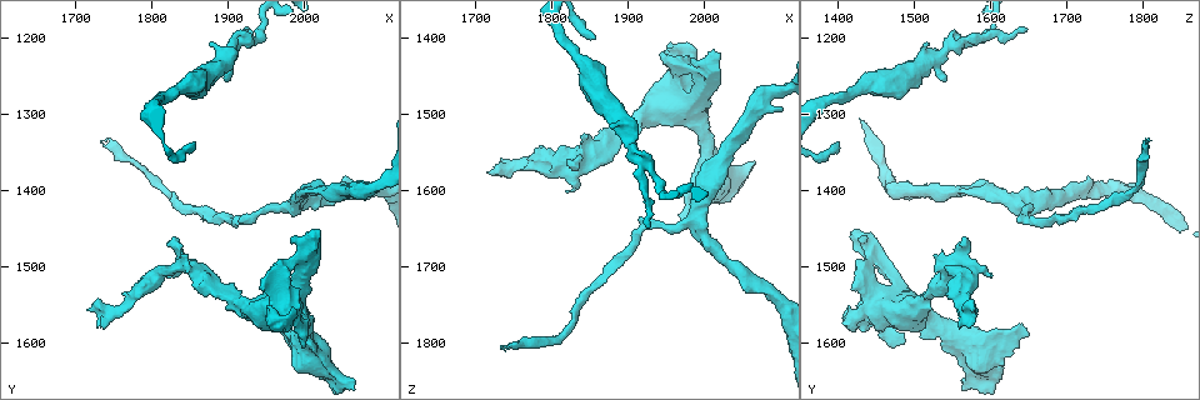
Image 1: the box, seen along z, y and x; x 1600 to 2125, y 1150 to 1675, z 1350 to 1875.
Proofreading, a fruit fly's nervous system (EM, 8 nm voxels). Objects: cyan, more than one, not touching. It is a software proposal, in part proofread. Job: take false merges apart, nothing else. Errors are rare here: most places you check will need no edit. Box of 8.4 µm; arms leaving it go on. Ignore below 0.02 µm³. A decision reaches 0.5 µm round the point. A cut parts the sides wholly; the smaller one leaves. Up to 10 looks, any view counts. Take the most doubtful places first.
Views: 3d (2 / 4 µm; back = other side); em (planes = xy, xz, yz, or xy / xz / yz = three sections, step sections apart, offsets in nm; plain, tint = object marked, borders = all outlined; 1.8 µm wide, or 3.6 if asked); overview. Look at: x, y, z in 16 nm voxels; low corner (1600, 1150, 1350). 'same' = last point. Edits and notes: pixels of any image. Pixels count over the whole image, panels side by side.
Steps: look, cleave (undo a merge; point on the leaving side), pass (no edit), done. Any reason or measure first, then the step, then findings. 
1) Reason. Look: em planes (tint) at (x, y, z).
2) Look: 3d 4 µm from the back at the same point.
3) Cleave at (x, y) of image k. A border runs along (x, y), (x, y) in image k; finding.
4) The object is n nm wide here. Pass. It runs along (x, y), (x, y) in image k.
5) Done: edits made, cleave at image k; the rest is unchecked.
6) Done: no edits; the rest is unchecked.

Branch point. Look: em yz step 8 (borders) at (1840, 1495, 1555).

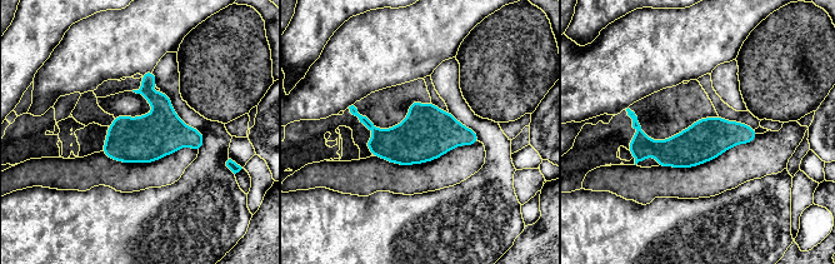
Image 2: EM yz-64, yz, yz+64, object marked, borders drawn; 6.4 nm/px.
The object is 260 nm wide here. Pass. It runs along (753, 133), (690, 148), (631, 144) in image 2; continuous, no second neuron.

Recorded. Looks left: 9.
Abrupt turn. Look: em planes (tint) at (1980, 1495, 1440).

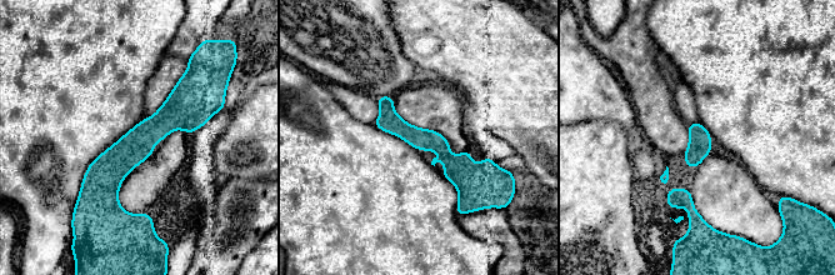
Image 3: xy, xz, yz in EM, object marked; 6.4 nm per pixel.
The object is 140 nm wide here. Pass. It runs along (209, 111), (176, 111), (84, 188) in image 3; all the same neuron.

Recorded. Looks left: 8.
Calibre changes. Look: 3d 4 µm at (1905, 1210, 1550).

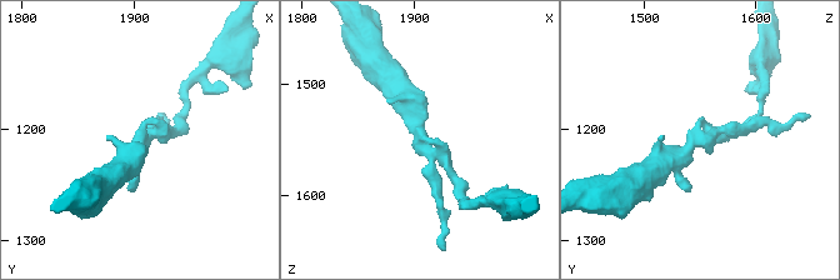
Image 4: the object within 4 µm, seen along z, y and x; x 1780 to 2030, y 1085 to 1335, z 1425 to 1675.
Look: em xy step 16 (tint) at (1902, 1210, 1548).

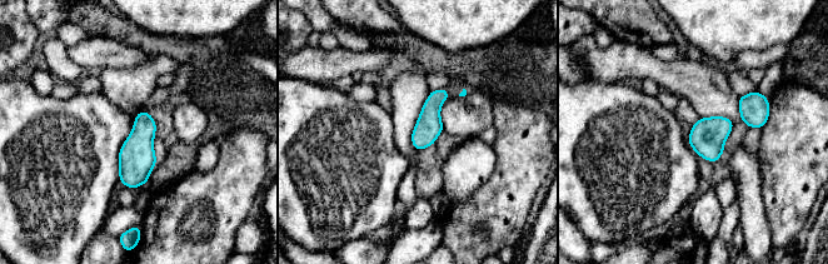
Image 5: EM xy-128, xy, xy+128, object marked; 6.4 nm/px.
The object is 170 nm wide here. Pass. All the same neuron.

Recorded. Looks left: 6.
Branch point. Look: 3d 4 µm at (2005, 1610, 1590).

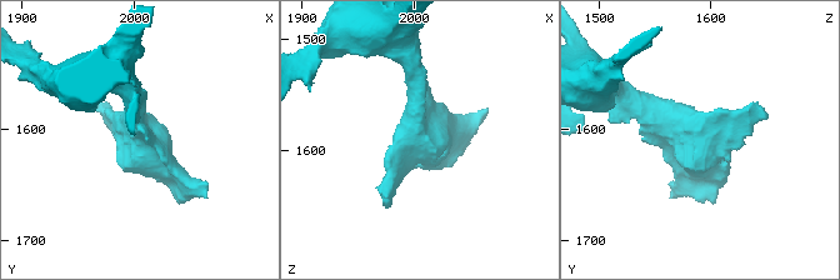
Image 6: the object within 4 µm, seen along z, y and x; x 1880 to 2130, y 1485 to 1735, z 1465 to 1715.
3 arms meet here; the arms are 220, 280, 280 nm wide. Look: em 3.6 µm yz step 4 (tint) at (2004, 1608, 1588).

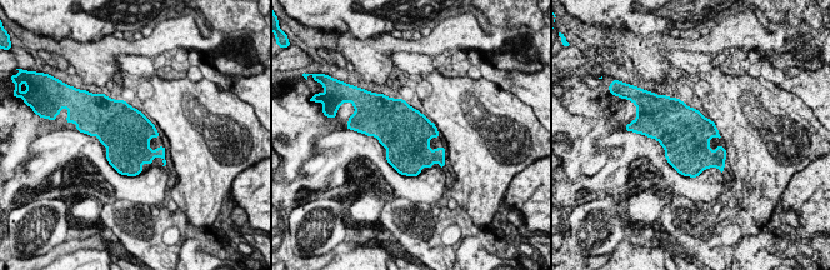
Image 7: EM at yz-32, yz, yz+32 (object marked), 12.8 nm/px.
Another direction. Look: em 3.6 µm planes (borders) at the same point.

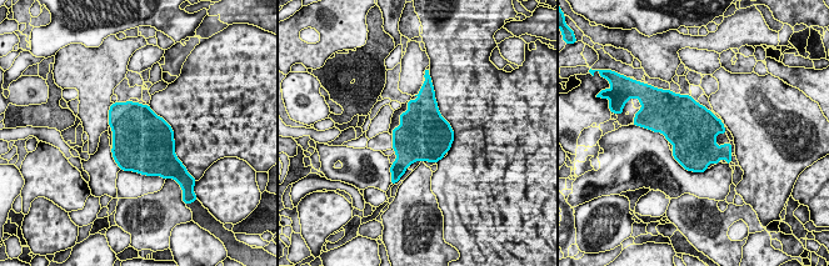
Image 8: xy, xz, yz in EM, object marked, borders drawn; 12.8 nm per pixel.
Pass. Continuous, no second neuron.

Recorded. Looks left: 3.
Done: no edits; the rest is unchecked.

